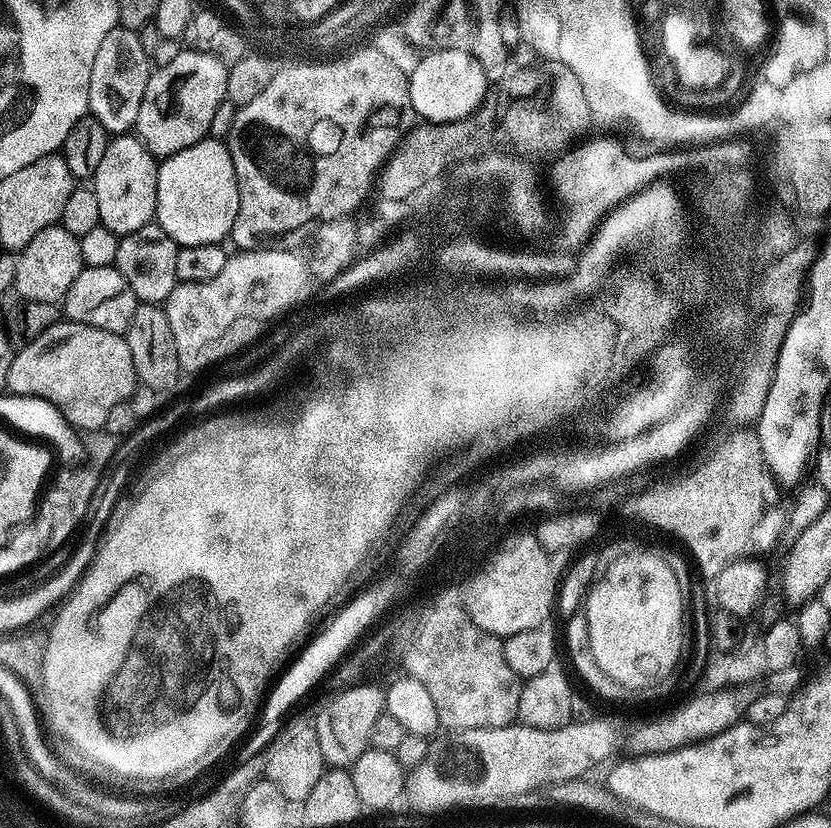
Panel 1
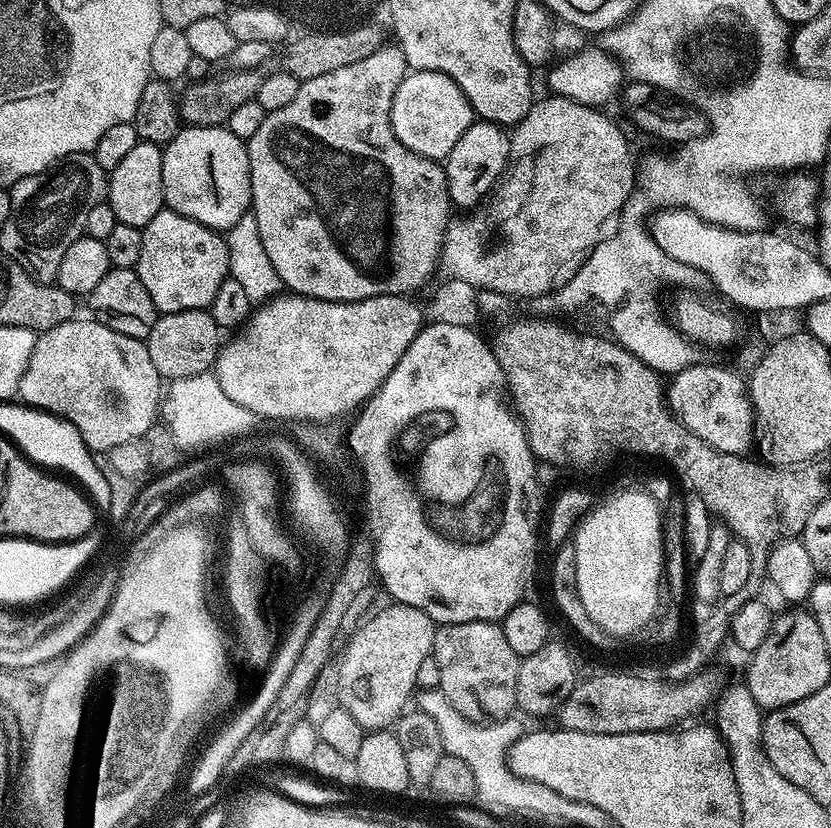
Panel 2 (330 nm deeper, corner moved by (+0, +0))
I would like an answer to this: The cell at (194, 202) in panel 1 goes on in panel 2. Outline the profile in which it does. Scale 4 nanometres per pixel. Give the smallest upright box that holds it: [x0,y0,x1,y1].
[162,126,252,230]

